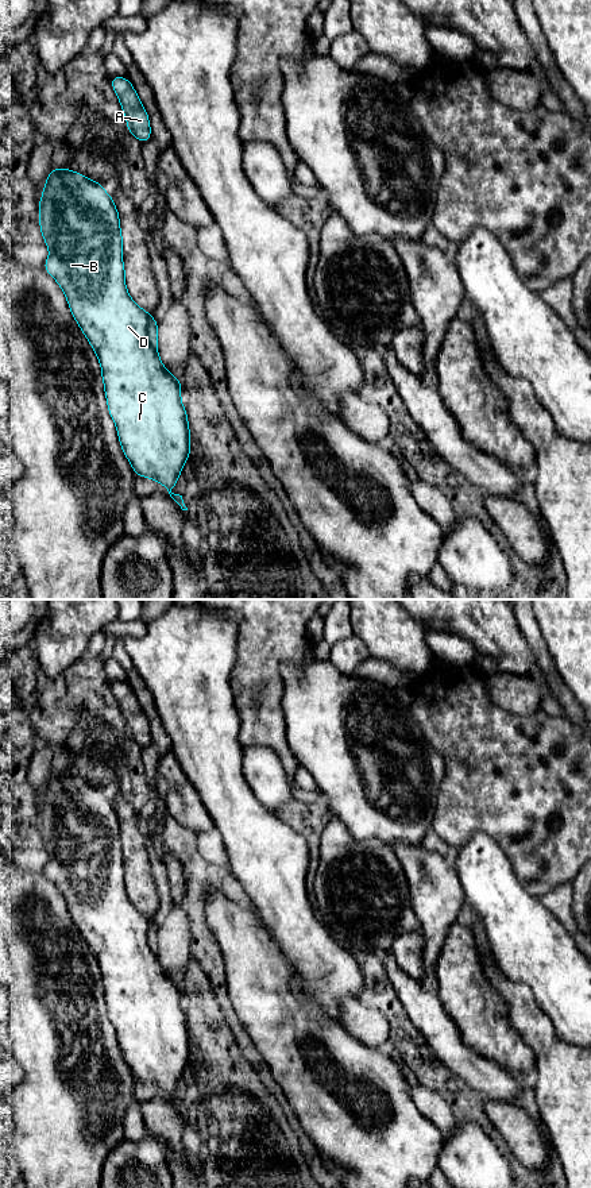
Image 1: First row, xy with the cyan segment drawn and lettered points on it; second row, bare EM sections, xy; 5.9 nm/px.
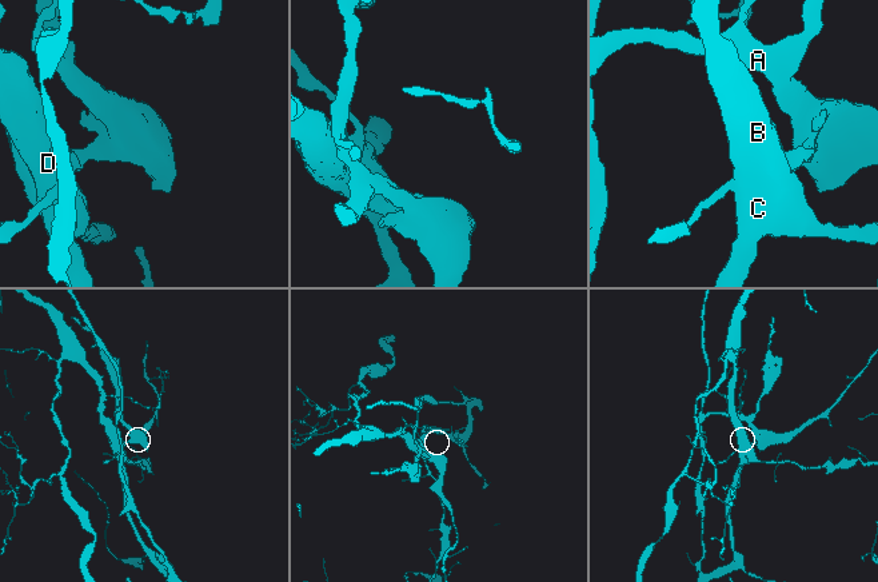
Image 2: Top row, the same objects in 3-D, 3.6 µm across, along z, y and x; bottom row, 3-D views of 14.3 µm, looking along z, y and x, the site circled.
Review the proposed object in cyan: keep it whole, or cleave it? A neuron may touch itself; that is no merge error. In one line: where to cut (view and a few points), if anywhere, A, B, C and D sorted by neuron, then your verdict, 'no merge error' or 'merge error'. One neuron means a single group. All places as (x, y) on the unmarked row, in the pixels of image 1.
cut xy (150, 922), (147, 942), (155, 953); groups A / B C D; merge error

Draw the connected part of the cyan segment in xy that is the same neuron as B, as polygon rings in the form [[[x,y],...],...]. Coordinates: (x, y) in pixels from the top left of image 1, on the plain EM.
[[[66,772],[51,774],[38,810],[39,833],[49,853],[43,875],[47,876],[65,898],[72,921],[88,944],[101,972],[107,1012],[115,1027],[119,1048],[138,1081],[154,1084],[163,1089],[170,1102],[188,1115],[182,1100],[171,1095],[190,1061],[190,1031],[181,1004],[181,984],[162,968],[161,961],[147,942],[151,917],[142,914],[128,899],[123,867],[123,838],[119,815],[101,787]]]

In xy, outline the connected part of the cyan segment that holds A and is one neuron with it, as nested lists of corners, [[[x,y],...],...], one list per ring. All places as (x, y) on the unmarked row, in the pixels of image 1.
[[[111,682],[113,693],[127,726],[127,736],[131,737],[142,749],[151,744],[151,730],[147,716],[144,714],[138,698],[127,682]]]

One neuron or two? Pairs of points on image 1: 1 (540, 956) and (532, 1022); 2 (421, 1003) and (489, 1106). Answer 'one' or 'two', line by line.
1: two
2: two

